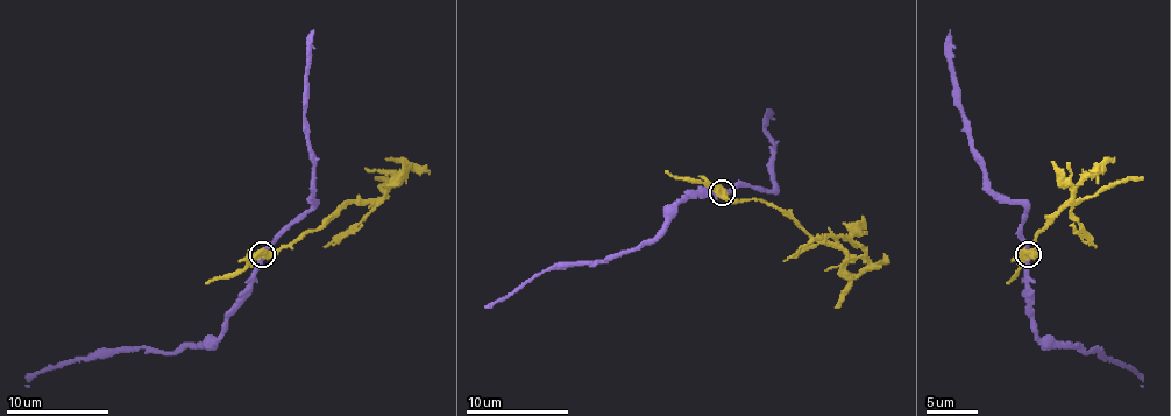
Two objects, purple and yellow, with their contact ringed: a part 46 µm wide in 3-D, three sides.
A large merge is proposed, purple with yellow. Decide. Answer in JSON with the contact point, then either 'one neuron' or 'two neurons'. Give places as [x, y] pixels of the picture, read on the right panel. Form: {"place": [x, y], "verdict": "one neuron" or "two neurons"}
{"place": [1028, 254], "verdict": "two neurons"}

